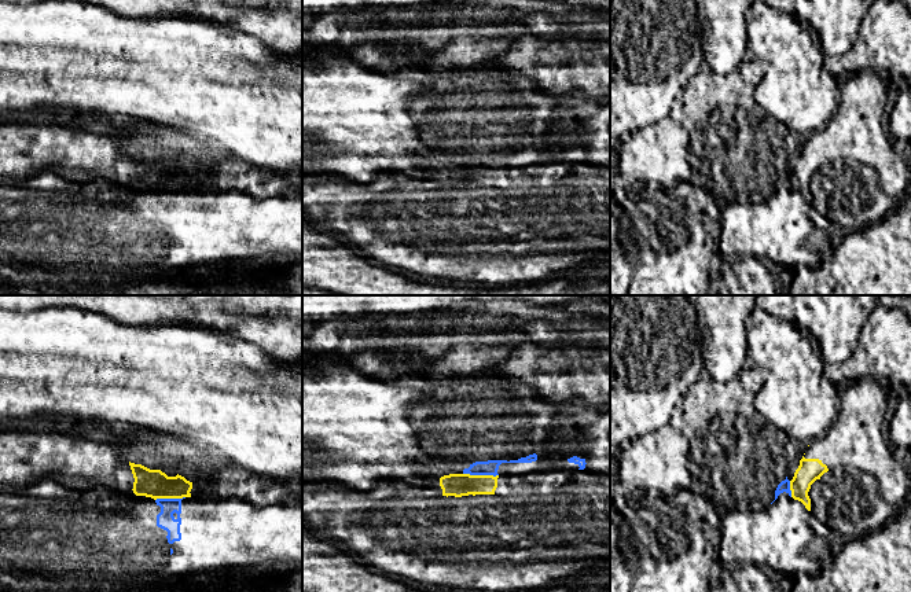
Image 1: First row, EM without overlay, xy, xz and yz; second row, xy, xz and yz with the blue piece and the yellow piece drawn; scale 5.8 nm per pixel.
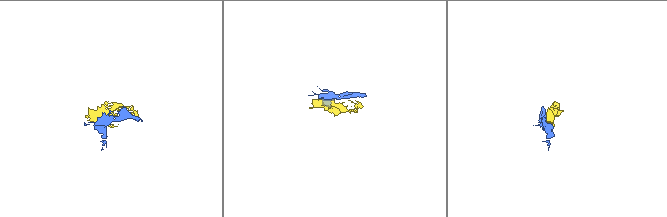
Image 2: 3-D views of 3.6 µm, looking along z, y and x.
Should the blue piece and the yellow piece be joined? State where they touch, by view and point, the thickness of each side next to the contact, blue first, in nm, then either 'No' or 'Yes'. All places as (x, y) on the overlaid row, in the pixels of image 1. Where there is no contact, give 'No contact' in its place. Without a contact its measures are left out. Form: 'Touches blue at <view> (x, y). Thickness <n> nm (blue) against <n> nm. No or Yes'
Touches blue at xz (481, 474). Thickness 90 nm (blue) against 140 nm. No

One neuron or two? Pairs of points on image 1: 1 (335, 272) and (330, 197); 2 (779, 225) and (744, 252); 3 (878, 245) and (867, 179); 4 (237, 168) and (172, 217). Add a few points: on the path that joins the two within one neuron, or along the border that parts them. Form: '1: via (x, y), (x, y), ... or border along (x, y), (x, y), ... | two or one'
1: border along (316, 227), (327, 232), (340, 234), (348, 241) | two
2: via (770, 225), (764, 225), (753, 236), (753, 242) | one
3: border along (889, 210), (878, 221), (847, 232) | two
4: border along (191, 187), (213, 191), (238, 190), (241, 192) | two

